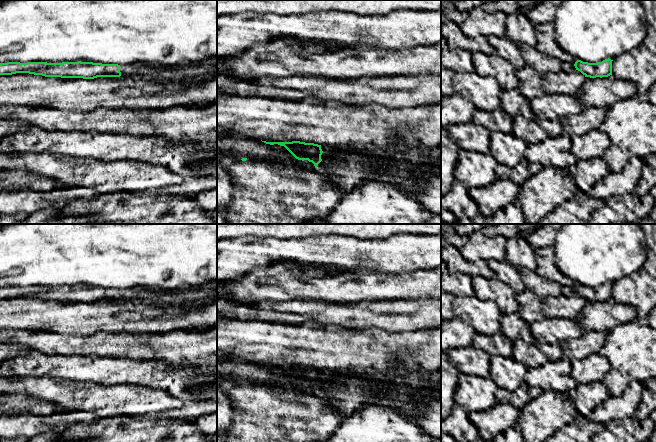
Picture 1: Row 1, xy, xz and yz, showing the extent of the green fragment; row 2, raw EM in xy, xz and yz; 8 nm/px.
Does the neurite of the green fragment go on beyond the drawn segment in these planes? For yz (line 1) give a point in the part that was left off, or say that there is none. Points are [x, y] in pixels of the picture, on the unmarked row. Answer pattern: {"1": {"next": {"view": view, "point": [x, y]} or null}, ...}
{"1": {"next": null}}

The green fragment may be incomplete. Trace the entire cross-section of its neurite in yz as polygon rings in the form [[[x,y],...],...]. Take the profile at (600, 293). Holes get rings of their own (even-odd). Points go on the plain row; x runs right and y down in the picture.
[[[609,282],[597,287],[588,287],[577,284],[574,290],[576,294],[580,295],[585,301],[602,302],[612,299],[612,285],[613,284]]]

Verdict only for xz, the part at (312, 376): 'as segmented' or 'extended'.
as segmented

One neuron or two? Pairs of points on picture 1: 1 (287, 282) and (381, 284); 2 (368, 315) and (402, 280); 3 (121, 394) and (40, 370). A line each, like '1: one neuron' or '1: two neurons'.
1: one neuron
2: two neurons
3: two neurons

